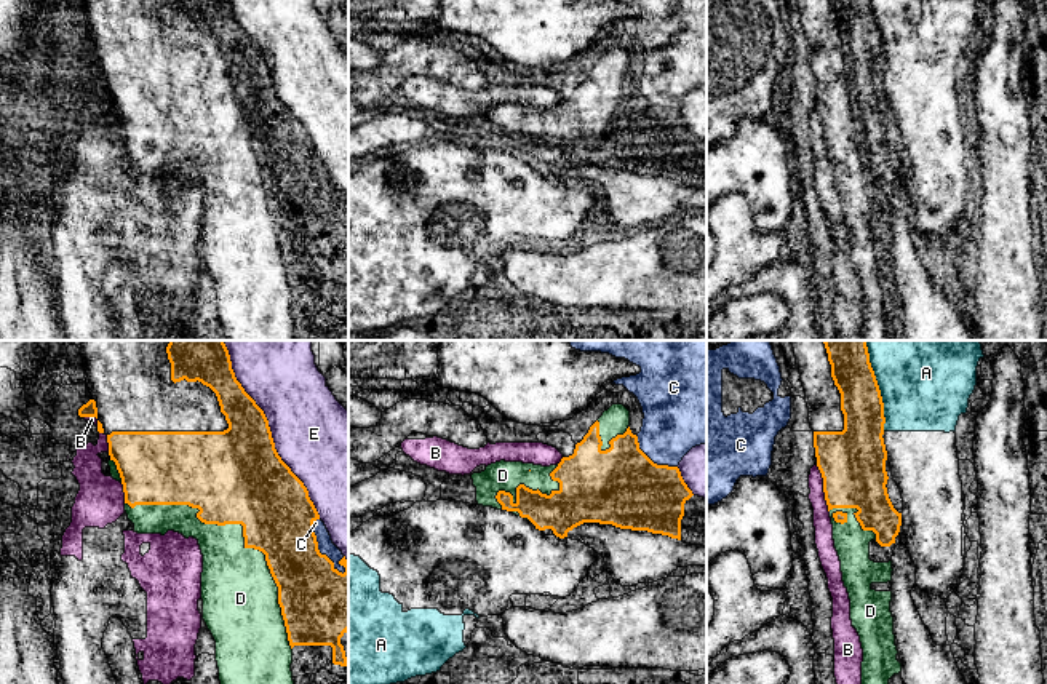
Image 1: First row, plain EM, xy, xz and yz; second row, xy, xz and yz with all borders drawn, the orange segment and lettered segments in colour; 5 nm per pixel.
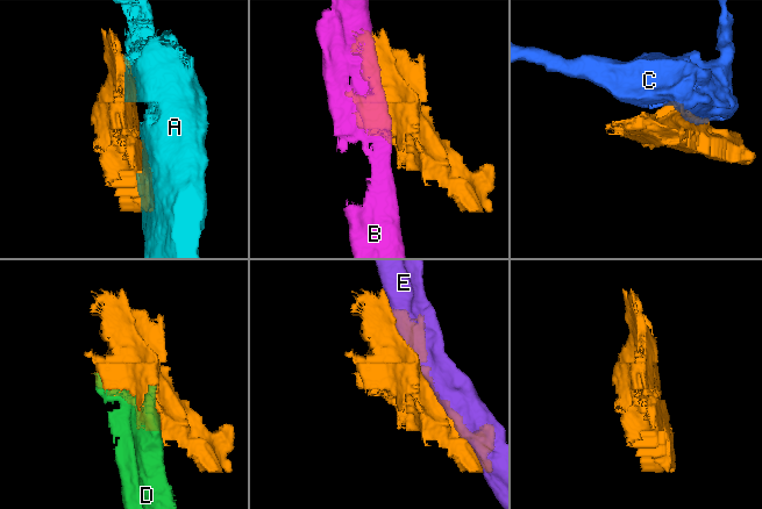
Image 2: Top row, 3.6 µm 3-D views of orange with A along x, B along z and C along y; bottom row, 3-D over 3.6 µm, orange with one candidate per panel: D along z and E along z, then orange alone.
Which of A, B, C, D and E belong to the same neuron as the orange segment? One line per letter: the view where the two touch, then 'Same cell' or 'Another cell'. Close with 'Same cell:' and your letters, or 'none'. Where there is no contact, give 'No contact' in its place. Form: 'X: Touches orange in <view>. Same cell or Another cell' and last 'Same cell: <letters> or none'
A: Touches orange in yz. Another cell
B: Touches orange in yz. Another cell
C: Touches orange in xz. Another cell
D: Touches orange in xy. Same cell
E: Touches orange in xy. Another cell
Same cell: D

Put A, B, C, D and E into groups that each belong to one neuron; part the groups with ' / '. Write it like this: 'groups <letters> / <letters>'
groups A / B / C / D / E

